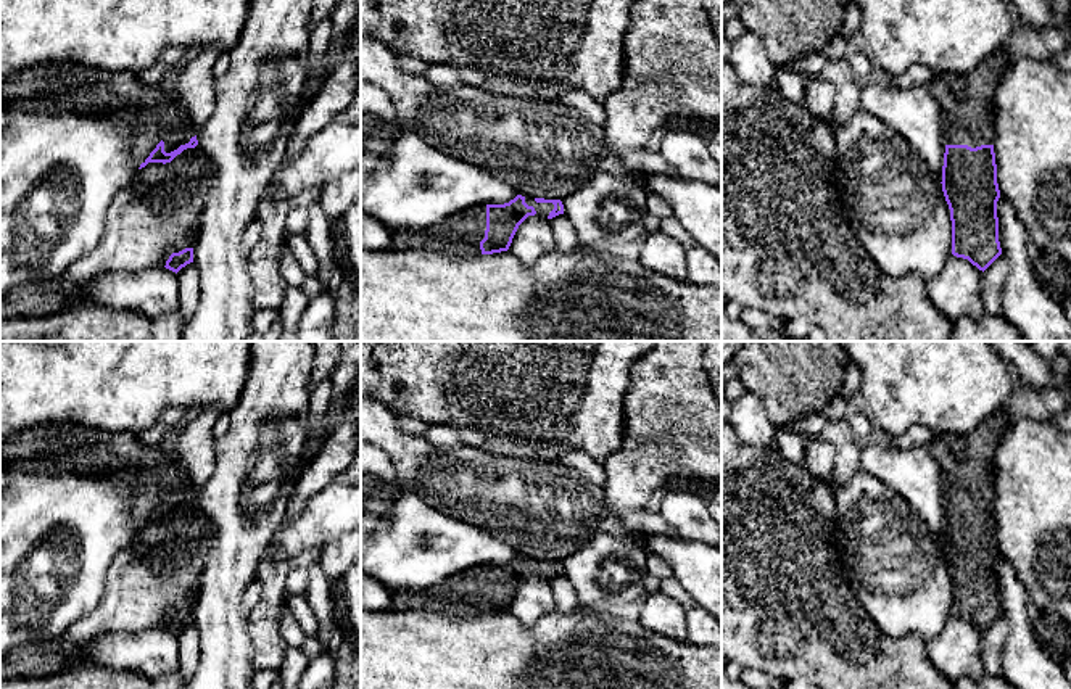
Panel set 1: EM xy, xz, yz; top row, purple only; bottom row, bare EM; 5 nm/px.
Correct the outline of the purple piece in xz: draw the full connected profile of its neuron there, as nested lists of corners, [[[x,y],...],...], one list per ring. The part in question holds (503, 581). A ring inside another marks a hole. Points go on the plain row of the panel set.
[[[517,555],[504,565],[482,565],[449,576],[420,591],[393,591],[393,610],[425,610],[448,617],[477,618],[507,612],[519,586],[528,576],[552,580],[564,575],[560,560]]]

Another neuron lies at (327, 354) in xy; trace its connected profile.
[[[314,341],[312,386],[332,378],[341,357],[341,341]]]

